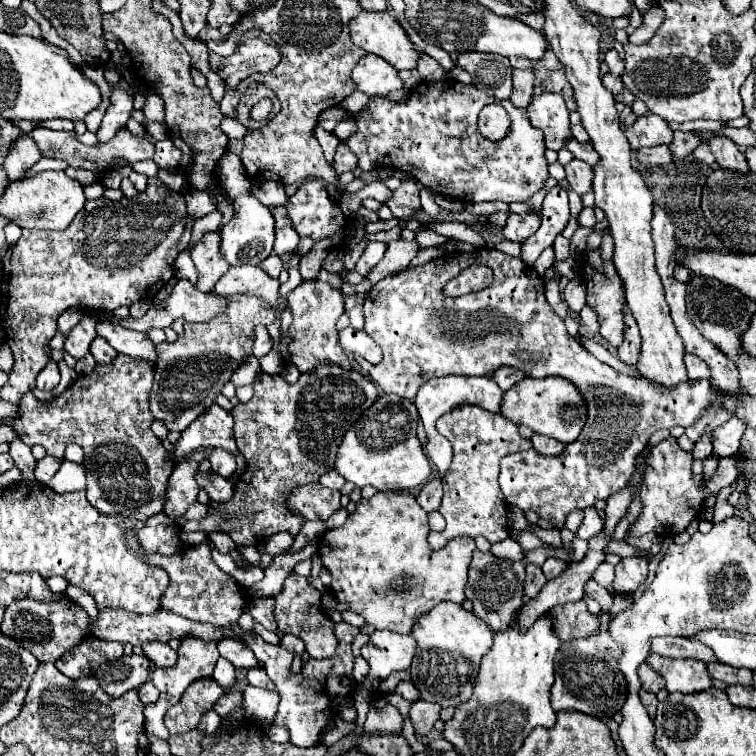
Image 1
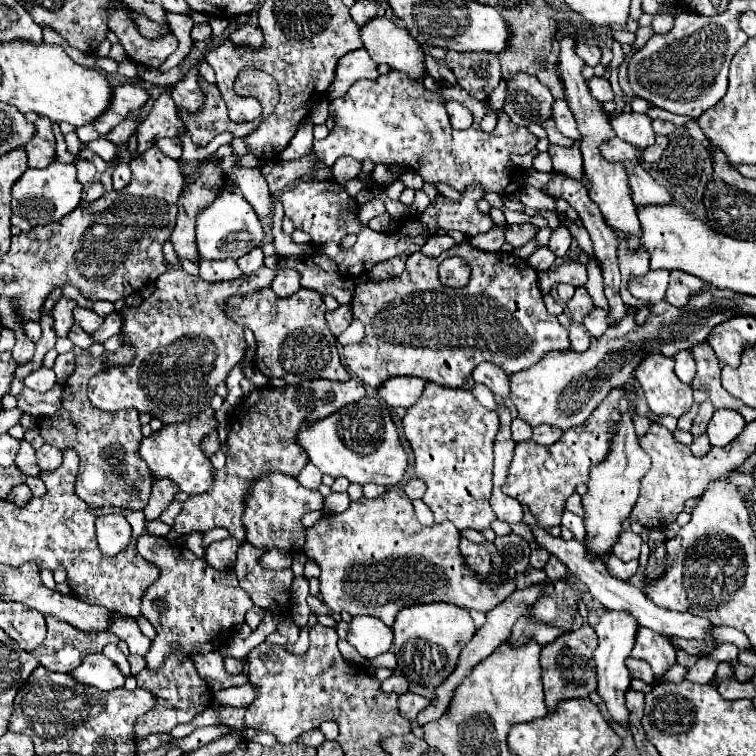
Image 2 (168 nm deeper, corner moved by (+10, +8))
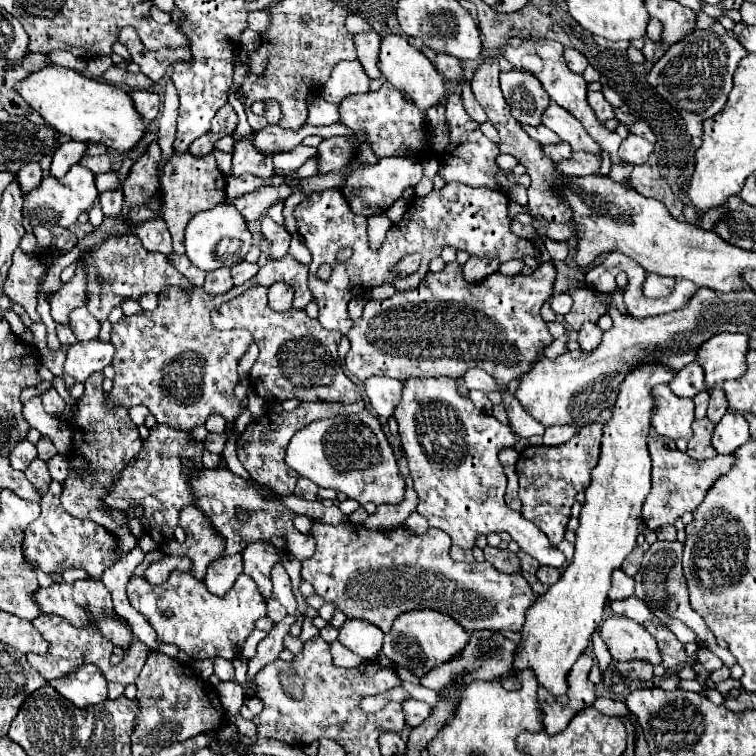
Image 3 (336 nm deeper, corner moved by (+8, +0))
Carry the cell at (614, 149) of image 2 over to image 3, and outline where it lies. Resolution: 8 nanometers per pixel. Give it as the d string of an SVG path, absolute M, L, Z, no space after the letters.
M572 153L570 159L562 159L562 163L554 163L554 167L564 175L592 175L600 169L600 157L590 153Z

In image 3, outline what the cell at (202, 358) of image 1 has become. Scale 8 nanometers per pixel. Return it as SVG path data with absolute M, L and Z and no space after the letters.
M284 255L282 259L268 259L250 283L232 287L228 293L210 295L202 287L190 291L168 287L160 295L160 303L154 311L122 317L112 325L110 341L116 349L112 357L116 377L110 399L126 409L144 405L158 423L180 431L194 429L194 423L204 423L210 413L220 413L228 423L234 423L242 413L242 405L232 393L238 383L236 365L252 343L252 335L248 331L218 331L210 321L210 313L252 285L270 287L276 281L284 281L298 291L298 295L294 295L294 309L306 309L310 301L308 267L298 263L292 255Z

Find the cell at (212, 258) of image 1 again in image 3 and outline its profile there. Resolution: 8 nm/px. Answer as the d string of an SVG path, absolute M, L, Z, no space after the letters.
M172 153L172 157L162 167L160 183L162 183L162 199L164 199L162 219L166 221L168 231L172 235L174 253L184 253L184 229L186 229L188 221L196 213L200 213L204 209L212 209L214 205L222 203L226 177L218 169L212 153L208 153L204 157L194 157L190 153Z

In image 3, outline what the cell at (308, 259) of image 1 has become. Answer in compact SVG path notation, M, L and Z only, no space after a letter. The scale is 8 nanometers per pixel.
M282 281L270 285L268 289L268 301L274 311L280 311L280 313L288 311L292 307L292 297L294 297L294 289Z

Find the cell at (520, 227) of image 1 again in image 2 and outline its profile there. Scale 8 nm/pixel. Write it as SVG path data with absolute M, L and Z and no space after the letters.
M494 225L492 231L486 231L484 235L476 235L470 239L470 243L482 251L500 251L504 245L504 235L506 235L508 225Z

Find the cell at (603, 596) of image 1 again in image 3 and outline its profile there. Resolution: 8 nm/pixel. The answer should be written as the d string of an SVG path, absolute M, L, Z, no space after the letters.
M540 567L536 577L546 585L554 585L560 579L560 571L556 567Z

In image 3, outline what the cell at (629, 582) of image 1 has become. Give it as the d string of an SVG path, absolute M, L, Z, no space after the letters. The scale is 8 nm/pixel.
M616 569L612 575L612 587L608 591L608 599L616 601L616 599L626 599L630 595L634 595L634 579Z

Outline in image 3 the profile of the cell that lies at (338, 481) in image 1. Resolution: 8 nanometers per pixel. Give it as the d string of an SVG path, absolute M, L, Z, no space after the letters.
M300 477L298 483L296 483L296 489L294 489L294 495L296 495L296 497L302 497L302 499L306 499L306 501L316 501L316 499L318 499L318 487L316 487L316 483L312 483L310 479Z

